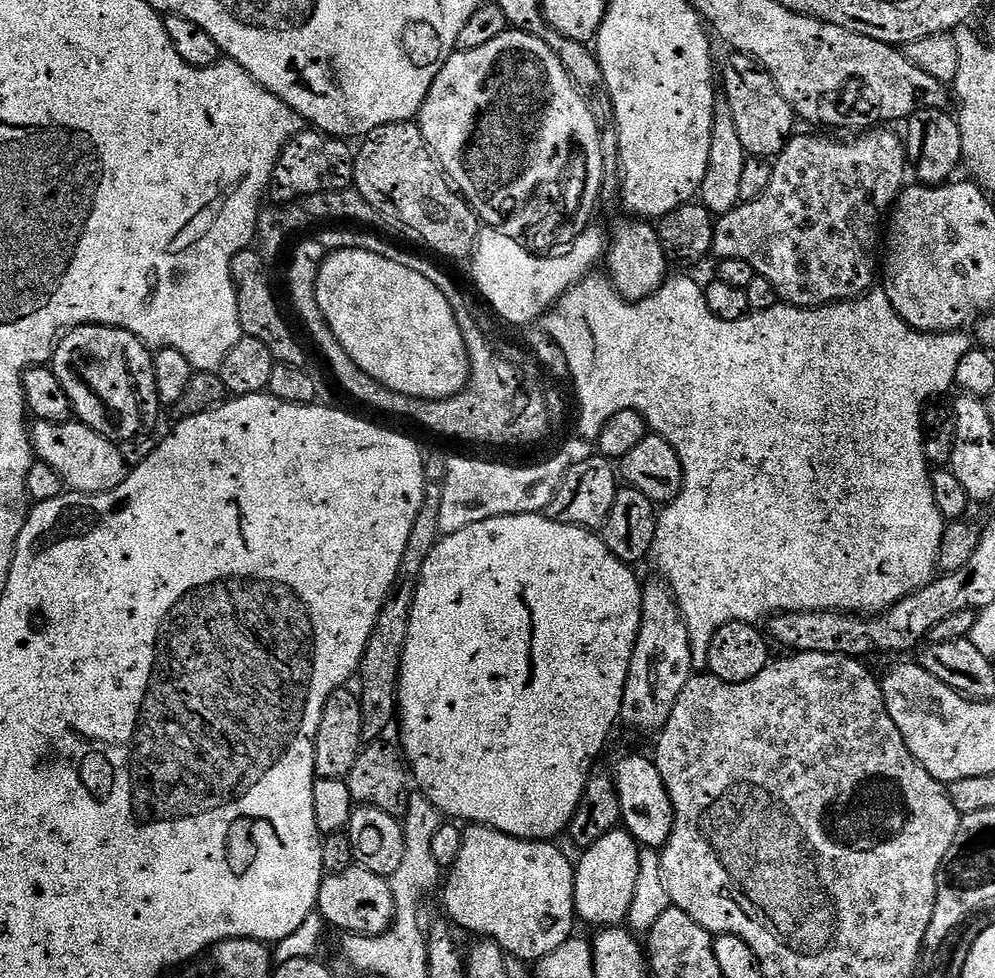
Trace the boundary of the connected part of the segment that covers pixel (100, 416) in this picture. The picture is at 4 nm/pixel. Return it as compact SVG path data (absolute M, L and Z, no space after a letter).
M87 324L73 327L63 335L50 367L70 398L75 419L109 440L121 442L154 427L162 411L153 357L140 337L127 328Z

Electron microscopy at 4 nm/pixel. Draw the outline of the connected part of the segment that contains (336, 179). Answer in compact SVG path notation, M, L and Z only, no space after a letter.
M305 130L293 136L291 142L282 150L278 162L274 166L274 174L270 185L270 200L276 206L291 206L290 204L303 202L310 194L322 194L330 190L352 188L356 178L356 158L354 148L347 139L330 136L319 130Z

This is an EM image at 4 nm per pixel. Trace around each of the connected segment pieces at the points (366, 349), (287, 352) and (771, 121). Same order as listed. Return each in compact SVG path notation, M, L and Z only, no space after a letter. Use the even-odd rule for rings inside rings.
M341 247L339 251L329 251L328 257L320 265L316 296L318 298L318 306L325 316L325 322L329 324L334 337L342 344L343 350L346 350L350 358L370 378L376 379L382 386L392 391L397 391L398 394L410 395L416 399L424 400L445 400L451 396L457 396L467 386L468 378L472 375L472 362L468 359L464 335L458 326L458 318L454 314L446 294L442 294L442 290L438 290L438 286L434 286L434 282L429 282L427 278L422 278L422 274L418 274L418 270L414 270L410 266L398 266L398 262L390 262L390 258L381 258L378 254L370 254L366 250L358 250L357 248Z
M251 247L242 249L232 259L232 281L236 284L240 331L244 336L253 336L264 342L279 363L303 365L304 348L296 341L295 334L288 329L288 324L280 313L280 304L276 301L276 292L272 289L271 282L268 281L267 271L269 269L264 261Z
M732 52L720 68L720 80L723 99L724 96L728 99L726 107L734 118L734 126L738 126L738 139L742 141L744 151L752 158L779 156L794 135L792 127L798 124L798 117L790 102L782 98L778 86L774 86L774 78L770 78L766 69L760 67L751 56Z

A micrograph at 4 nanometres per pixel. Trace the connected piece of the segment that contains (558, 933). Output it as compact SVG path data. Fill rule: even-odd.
M469 827L463 833L457 860L442 884L444 908L449 916L447 919L457 929L460 927L473 932L473 937L493 940L517 961L537 962L558 949L574 936L572 927L578 924L578 917L574 902L576 870L573 861L568 861L567 854L556 846L547 840L519 840L502 834L496 828Z

